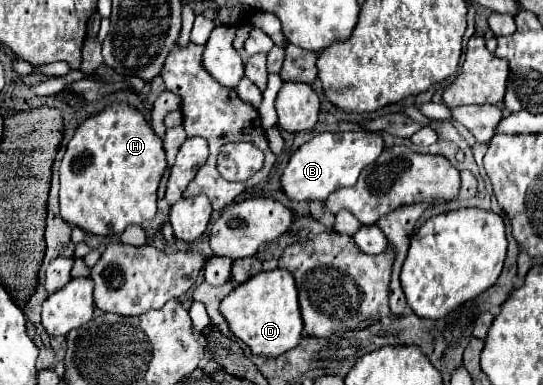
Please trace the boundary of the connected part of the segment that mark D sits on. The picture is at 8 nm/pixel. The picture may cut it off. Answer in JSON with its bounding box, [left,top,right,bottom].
[220,269,304,357]

